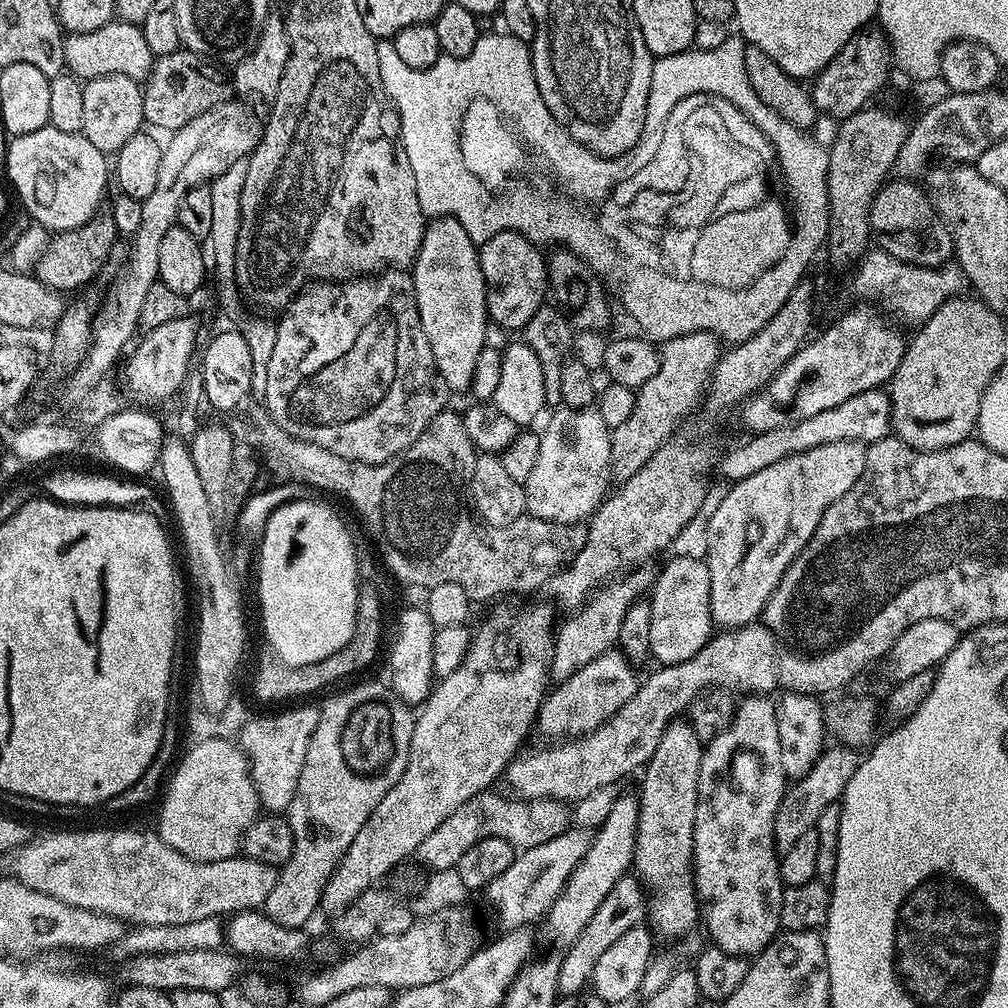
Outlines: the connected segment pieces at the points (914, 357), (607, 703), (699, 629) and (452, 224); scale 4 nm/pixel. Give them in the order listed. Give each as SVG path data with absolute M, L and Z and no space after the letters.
M961 294L951 296L946 302L942 302L942 306L938 306L938 310L934 310L934 314L930 314L930 318L915 329L916 337L913 340L911 337L907 341L902 354L902 362L898 362L898 370L890 381L892 432L899 440L906 442L911 448L916 448L920 452L937 452L969 439L976 432L976 419L978 418L978 410L982 406L982 394L989 382L996 377L997 370L1006 362L1006 356L1004 356L1004 324L1005 321L1002 317L994 310L990 310L990 306L986 306L983 300L972 294Z
M619 650L602 654L594 658L594 662L586 662L578 674L559 681L545 695L540 704L540 713L536 716L535 731L548 736L544 738L575 738L598 730L598 726L612 717L612 708L622 710L622 706L634 698L638 683L635 671L637 669L624 659L624 653Z
M673 555L672 560L664 564L661 572L657 571L650 589L650 656L657 665L686 662L686 658L694 658L702 646L712 639L714 625L710 610L710 570L704 560L698 558Z
M429 219L410 271L422 330L426 330L426 342L430 342L430 350L434 350L438 374L449 393L467 393L472 387L474 366L478 366L478 354L485 348L489 323L478 245L457 220Z

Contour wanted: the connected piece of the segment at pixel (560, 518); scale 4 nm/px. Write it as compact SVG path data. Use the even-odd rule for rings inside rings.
M560 406L553 412L556 413L540 432L540 453L534 470L530 470L530 478L522 481L526 512L550 522L579 525L593 516L609 491L612 437L595 407Z

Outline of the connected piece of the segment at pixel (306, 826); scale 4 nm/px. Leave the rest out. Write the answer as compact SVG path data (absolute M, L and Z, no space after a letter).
M387 683L360 684L357 688L348 688L330 697L322 704L318 726L310 738L306 762L298 778L298 790L294 790L294 798L286 813L294 834L294 854L279 869L274 890L270 890L262 905L264 915L278 922L278 926L304 928L307 920L318 912L326 882L340 865L350 842L354 842L358 830L366 826L366 818L374 814L374 806L378 806L378 802L394 790L394 782L402 778L410 758L410 738L414 738L415 725L413 709L401 702Z

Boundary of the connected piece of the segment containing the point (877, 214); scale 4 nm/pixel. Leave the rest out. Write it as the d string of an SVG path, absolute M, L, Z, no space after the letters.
M904 178L889 179L872 200L868 224L875 243L876 240L880 243L877 244L879 251L919 268L939 268L953 259L952 233L932 207L925 189L916 184L919 183Z

